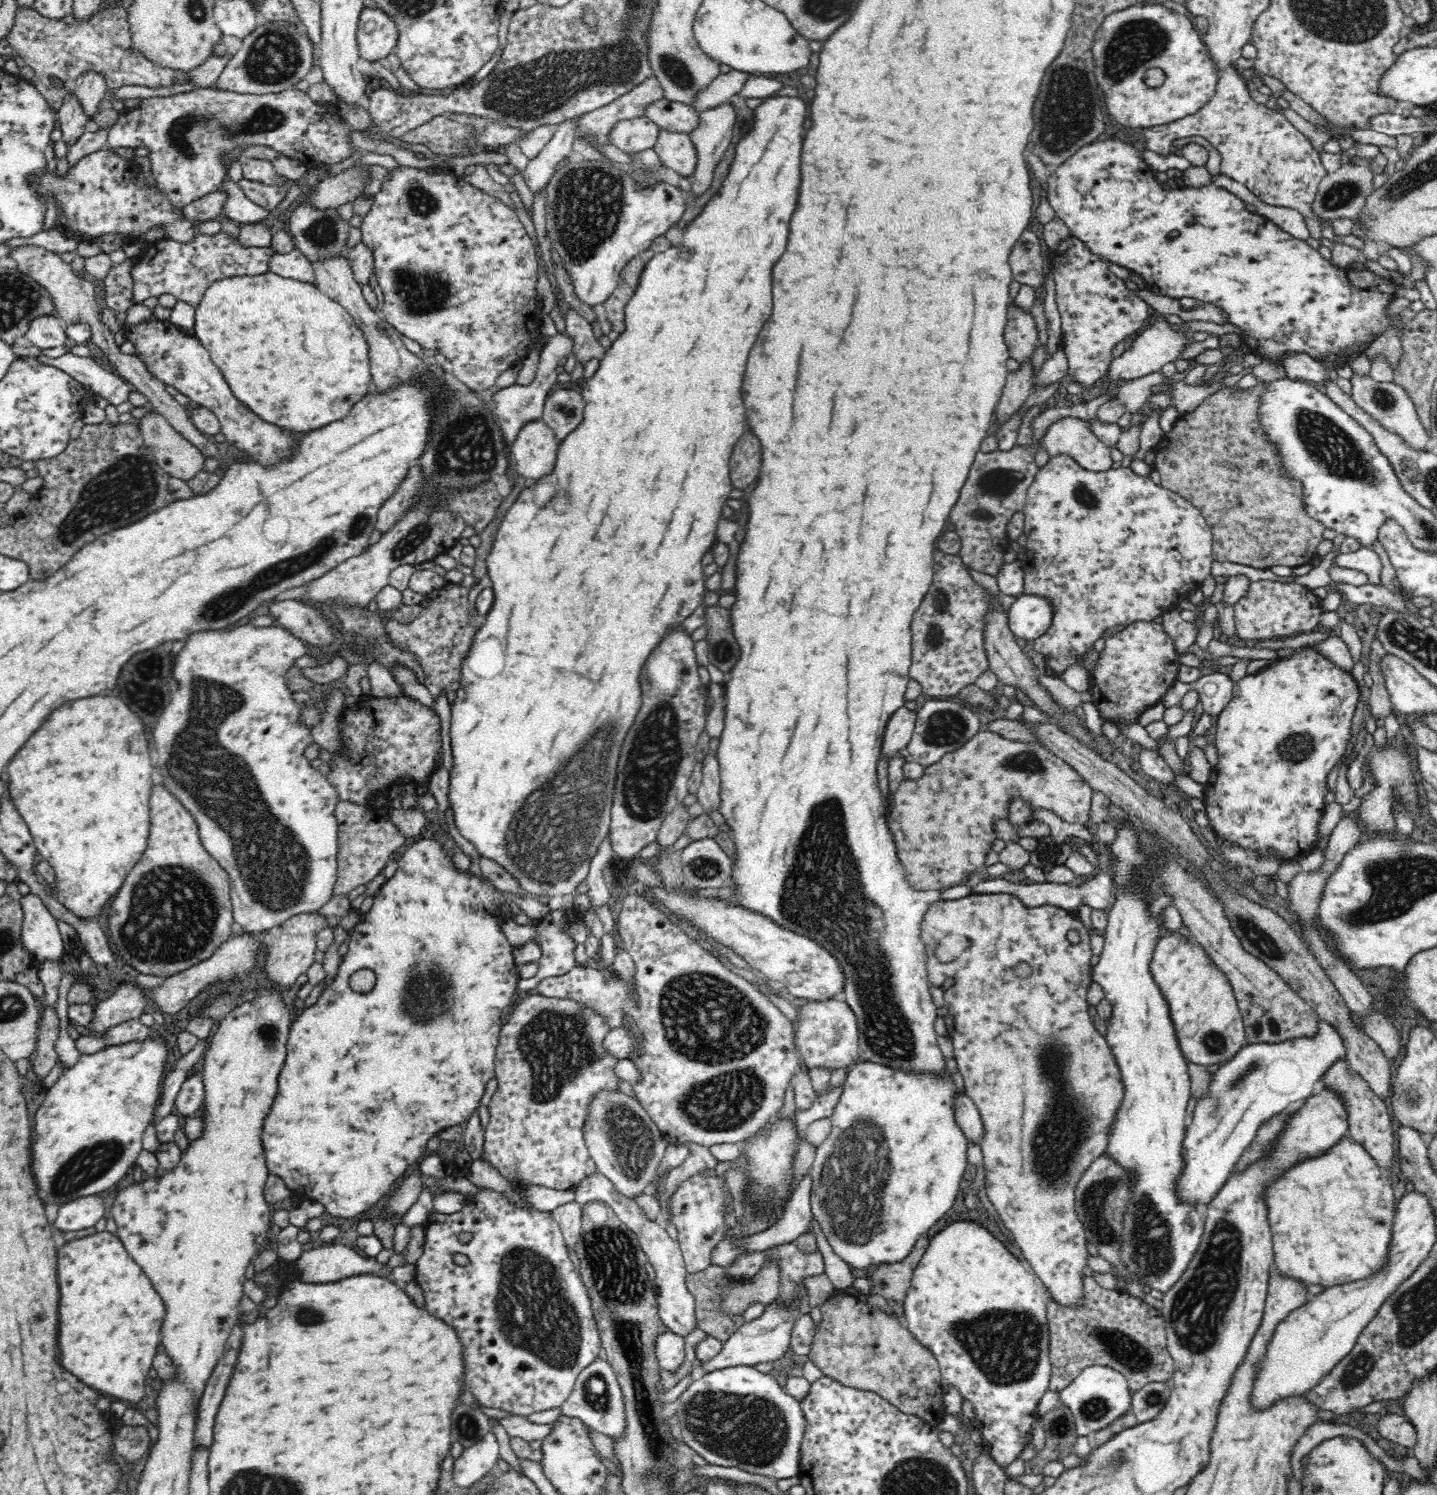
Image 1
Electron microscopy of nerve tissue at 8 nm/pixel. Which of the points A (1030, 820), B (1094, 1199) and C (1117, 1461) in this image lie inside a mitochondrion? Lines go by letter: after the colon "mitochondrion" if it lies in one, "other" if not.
A: other
B: mitochondrion
C: mitochondrion

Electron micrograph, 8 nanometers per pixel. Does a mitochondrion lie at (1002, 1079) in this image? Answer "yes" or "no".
no

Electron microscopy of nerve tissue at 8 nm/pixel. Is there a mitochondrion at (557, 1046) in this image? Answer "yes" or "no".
yes

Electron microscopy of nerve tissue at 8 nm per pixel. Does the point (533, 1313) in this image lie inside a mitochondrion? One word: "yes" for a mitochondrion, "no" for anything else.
yes

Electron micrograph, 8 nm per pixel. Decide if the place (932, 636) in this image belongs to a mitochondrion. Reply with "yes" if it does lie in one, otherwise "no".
yes

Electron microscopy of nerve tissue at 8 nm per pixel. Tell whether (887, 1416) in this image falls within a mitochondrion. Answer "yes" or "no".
no

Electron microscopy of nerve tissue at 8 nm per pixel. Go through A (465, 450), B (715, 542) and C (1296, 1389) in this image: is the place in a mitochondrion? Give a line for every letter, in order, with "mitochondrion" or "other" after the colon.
A: mitochondrion
B: other
C: other

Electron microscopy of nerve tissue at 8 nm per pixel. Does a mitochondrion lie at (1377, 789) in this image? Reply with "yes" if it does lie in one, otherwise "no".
no

